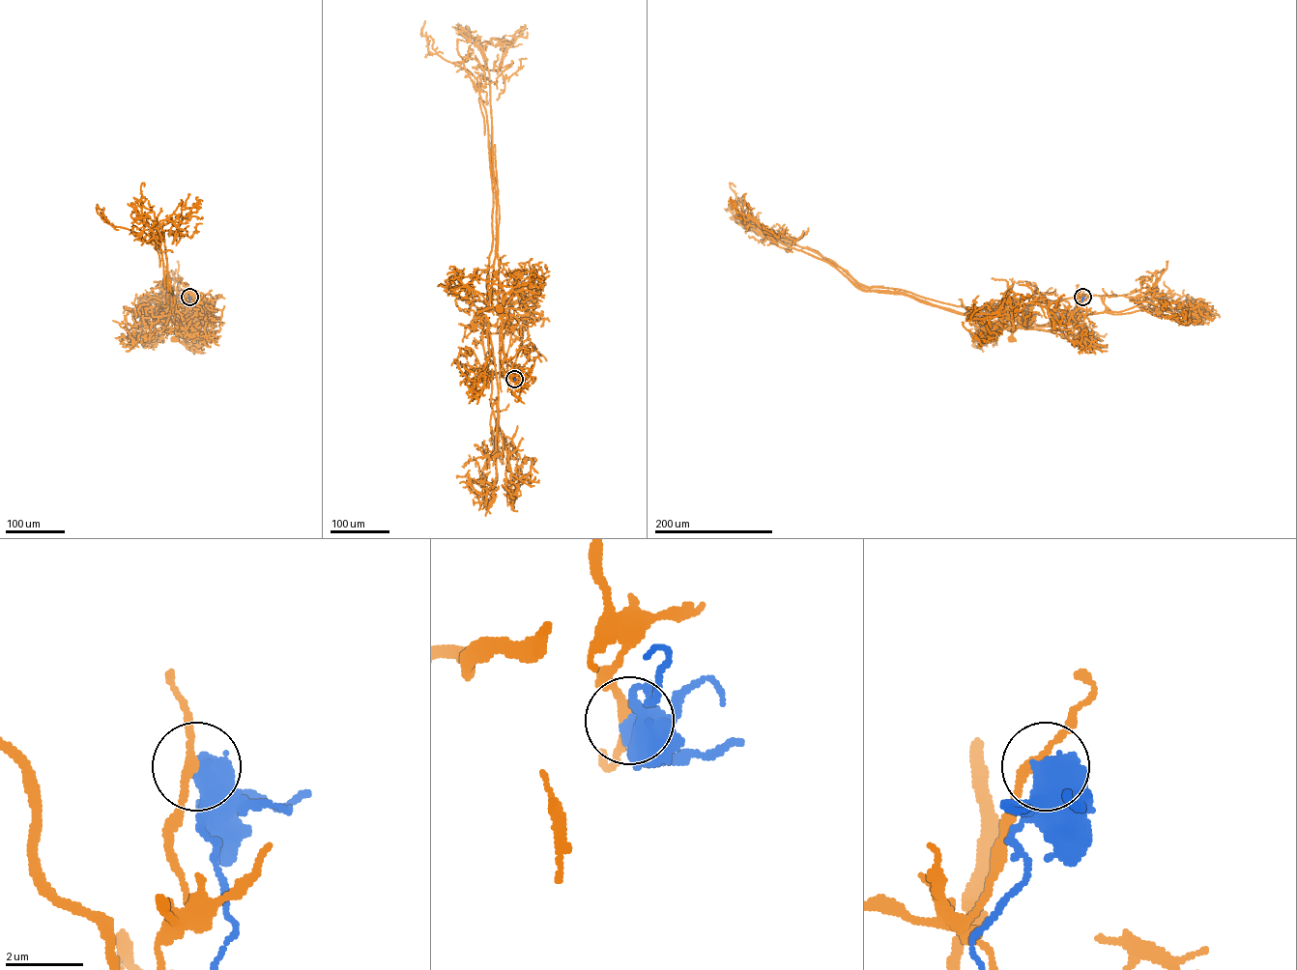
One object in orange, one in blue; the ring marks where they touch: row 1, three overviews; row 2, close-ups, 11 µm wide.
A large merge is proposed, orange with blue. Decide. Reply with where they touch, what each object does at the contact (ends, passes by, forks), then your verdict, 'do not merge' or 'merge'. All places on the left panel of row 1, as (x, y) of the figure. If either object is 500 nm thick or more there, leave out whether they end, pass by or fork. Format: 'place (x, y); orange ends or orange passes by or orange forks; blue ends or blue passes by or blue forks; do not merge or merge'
place (189, 297); do not merge

